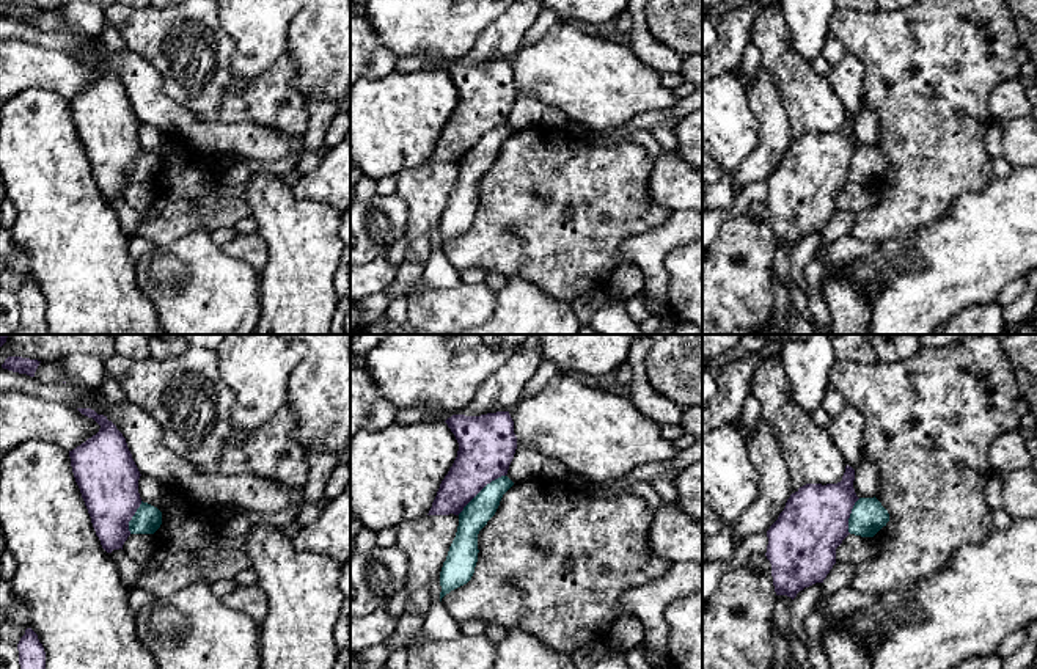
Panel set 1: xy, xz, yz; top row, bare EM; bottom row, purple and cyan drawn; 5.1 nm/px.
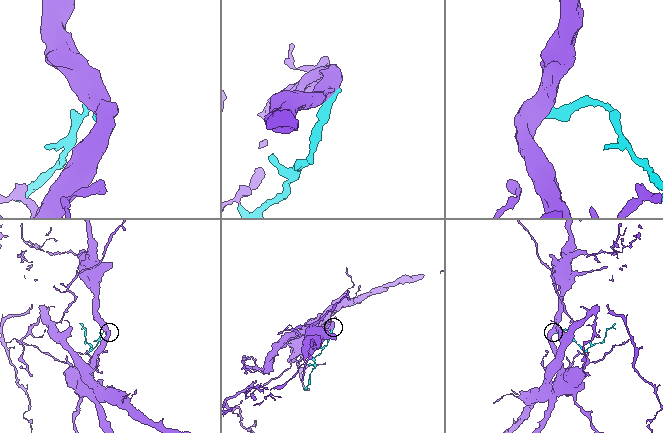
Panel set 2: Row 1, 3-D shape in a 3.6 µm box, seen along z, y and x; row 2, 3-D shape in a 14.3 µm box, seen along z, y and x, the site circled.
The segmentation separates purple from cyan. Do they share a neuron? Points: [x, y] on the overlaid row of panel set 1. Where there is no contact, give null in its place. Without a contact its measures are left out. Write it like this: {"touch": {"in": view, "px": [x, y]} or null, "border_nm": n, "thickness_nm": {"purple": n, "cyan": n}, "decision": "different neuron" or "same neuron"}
{"touch": {"in": "xz", "px": [481, 489]}, "border_nm": 320, "thickness_nm": {"purple": 300, "cyan": 140}, "decision": "same neuron"}

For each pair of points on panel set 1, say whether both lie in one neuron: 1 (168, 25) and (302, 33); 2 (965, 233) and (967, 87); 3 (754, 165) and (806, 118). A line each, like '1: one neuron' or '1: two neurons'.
1: two neurons
2: two neurons
3: two neurons

